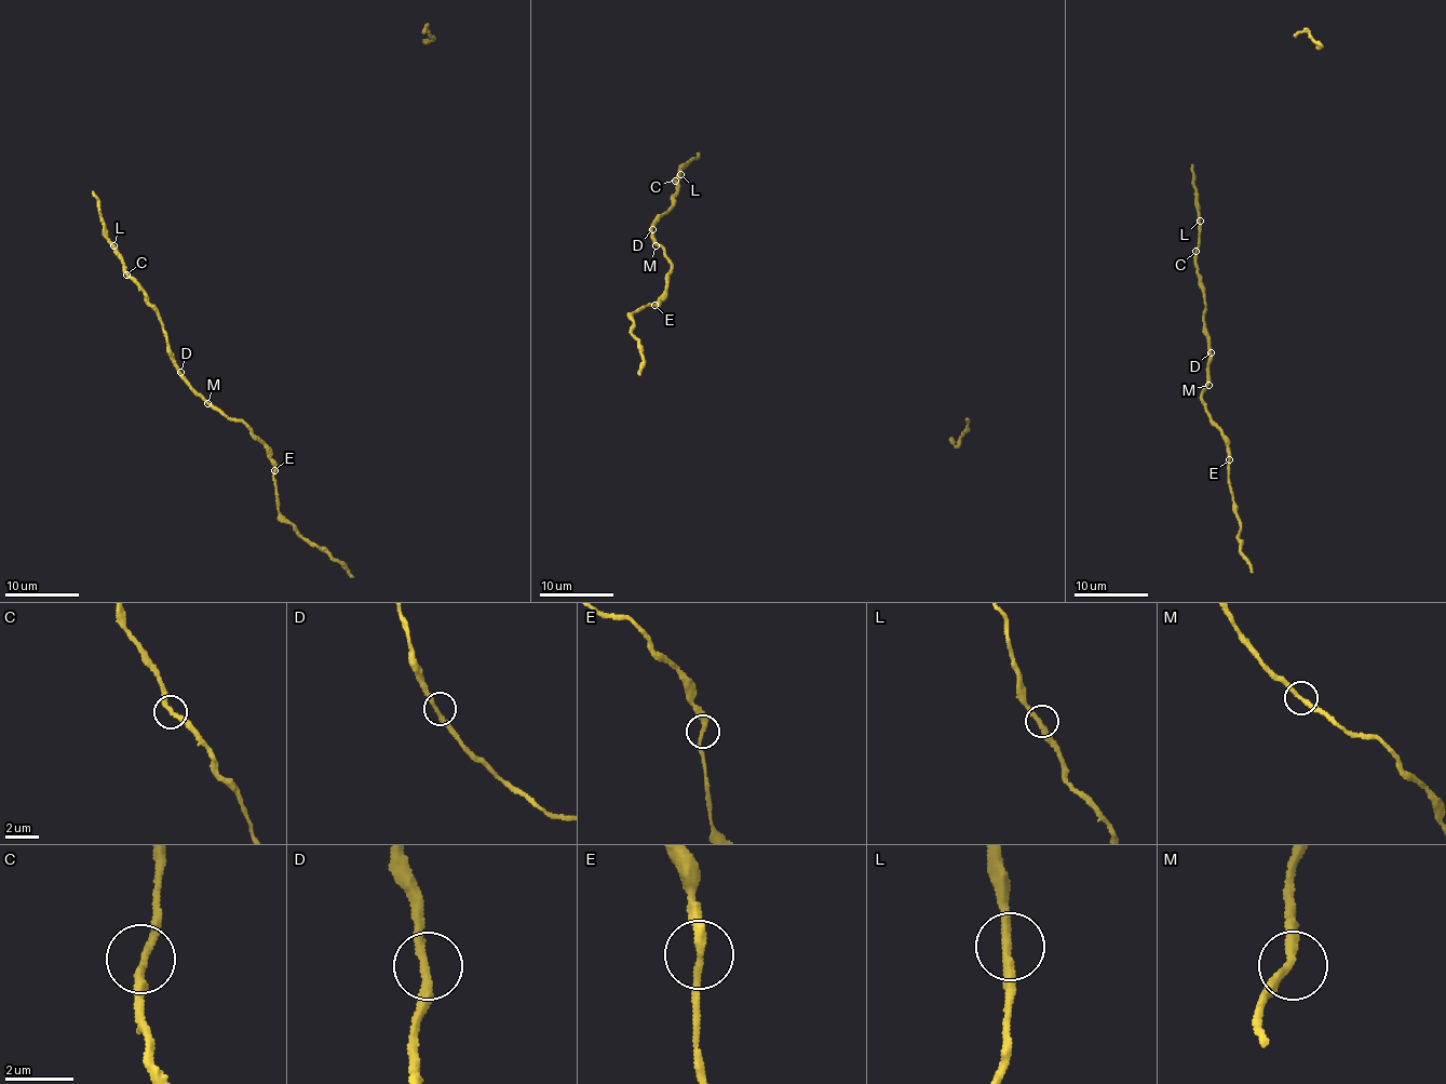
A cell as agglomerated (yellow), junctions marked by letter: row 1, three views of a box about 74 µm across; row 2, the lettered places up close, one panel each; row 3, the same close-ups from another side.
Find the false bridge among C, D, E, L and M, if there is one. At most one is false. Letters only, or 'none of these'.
E

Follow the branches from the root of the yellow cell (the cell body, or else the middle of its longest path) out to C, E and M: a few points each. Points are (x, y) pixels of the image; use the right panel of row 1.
C: (1199, 222), (1196, 251)
E: (1199, 222), (1199, 245), (1194, 253), (1210, 356), (1206, 383), (1200, 393), (1205, 410), (1226, 442), (1229, 459)
M: (1199, 222), (1199, 245), (1194, 253), (1204, 305), (1204, 333), (1211, 361), (1206, 371), (1208, 385)

